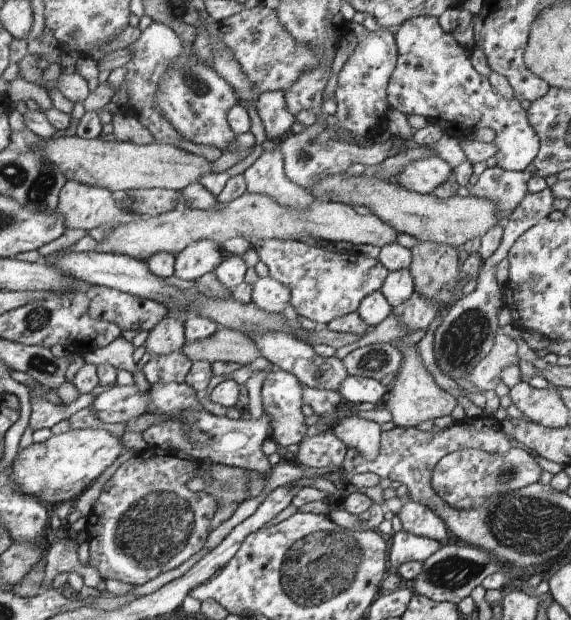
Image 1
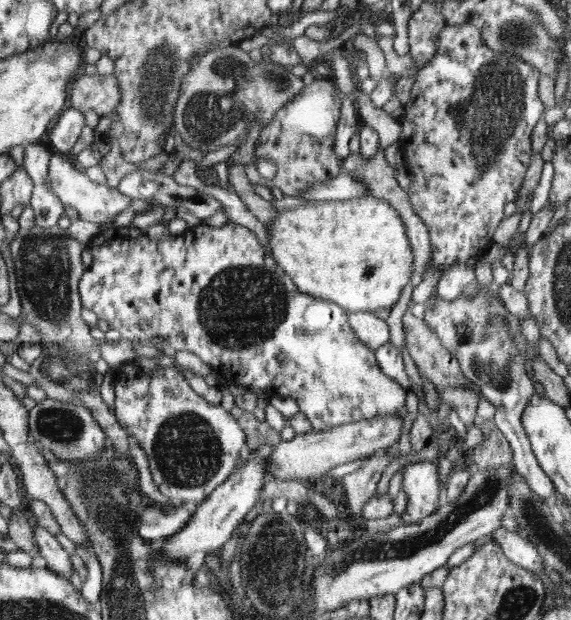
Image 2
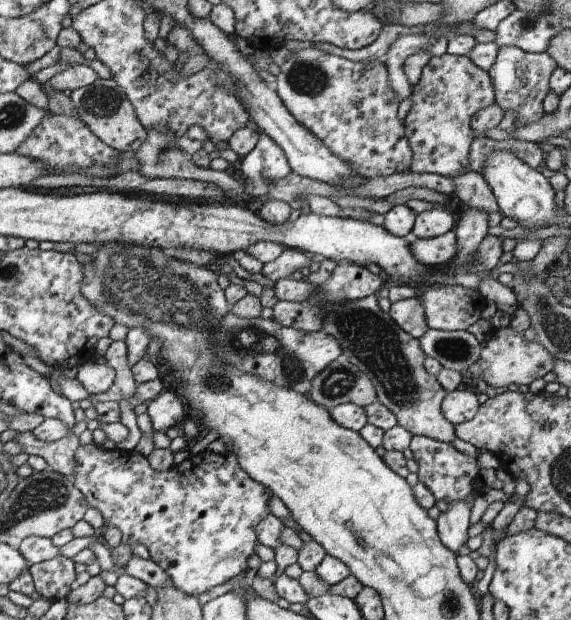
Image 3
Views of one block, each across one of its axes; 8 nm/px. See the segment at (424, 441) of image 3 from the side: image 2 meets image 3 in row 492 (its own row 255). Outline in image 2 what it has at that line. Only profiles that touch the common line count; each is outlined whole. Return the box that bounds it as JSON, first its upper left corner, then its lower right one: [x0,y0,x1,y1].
[398,24,544,276]

